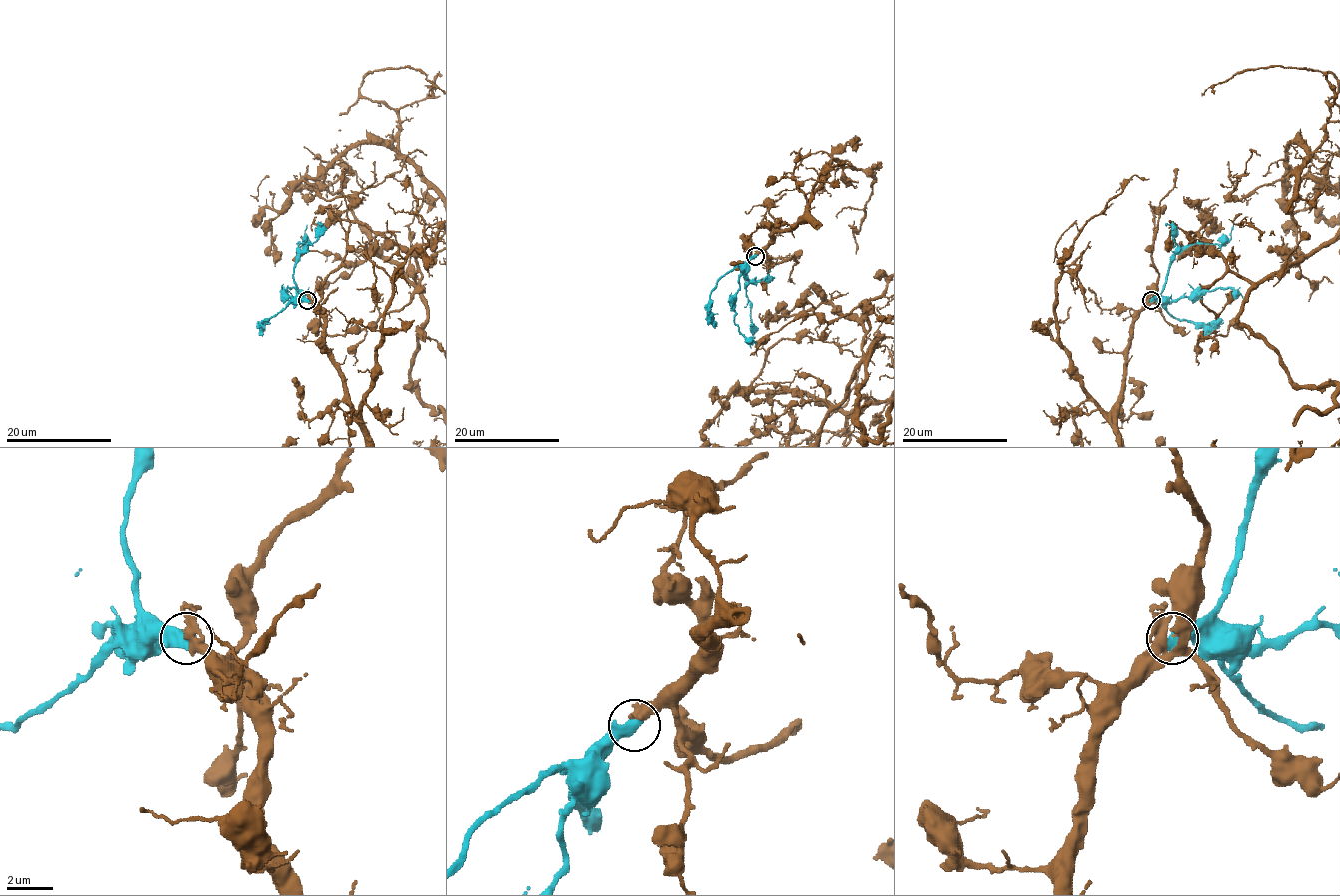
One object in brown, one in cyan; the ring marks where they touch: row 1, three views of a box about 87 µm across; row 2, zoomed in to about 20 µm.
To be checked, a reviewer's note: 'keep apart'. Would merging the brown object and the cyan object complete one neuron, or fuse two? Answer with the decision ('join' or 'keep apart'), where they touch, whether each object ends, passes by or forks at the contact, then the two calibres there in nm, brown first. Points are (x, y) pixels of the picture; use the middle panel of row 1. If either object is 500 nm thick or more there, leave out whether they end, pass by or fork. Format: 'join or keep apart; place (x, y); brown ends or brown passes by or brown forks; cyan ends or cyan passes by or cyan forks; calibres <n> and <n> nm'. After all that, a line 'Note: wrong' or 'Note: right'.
join; place (755, 256); calibres 360 and 650 nm
Note: wrong

